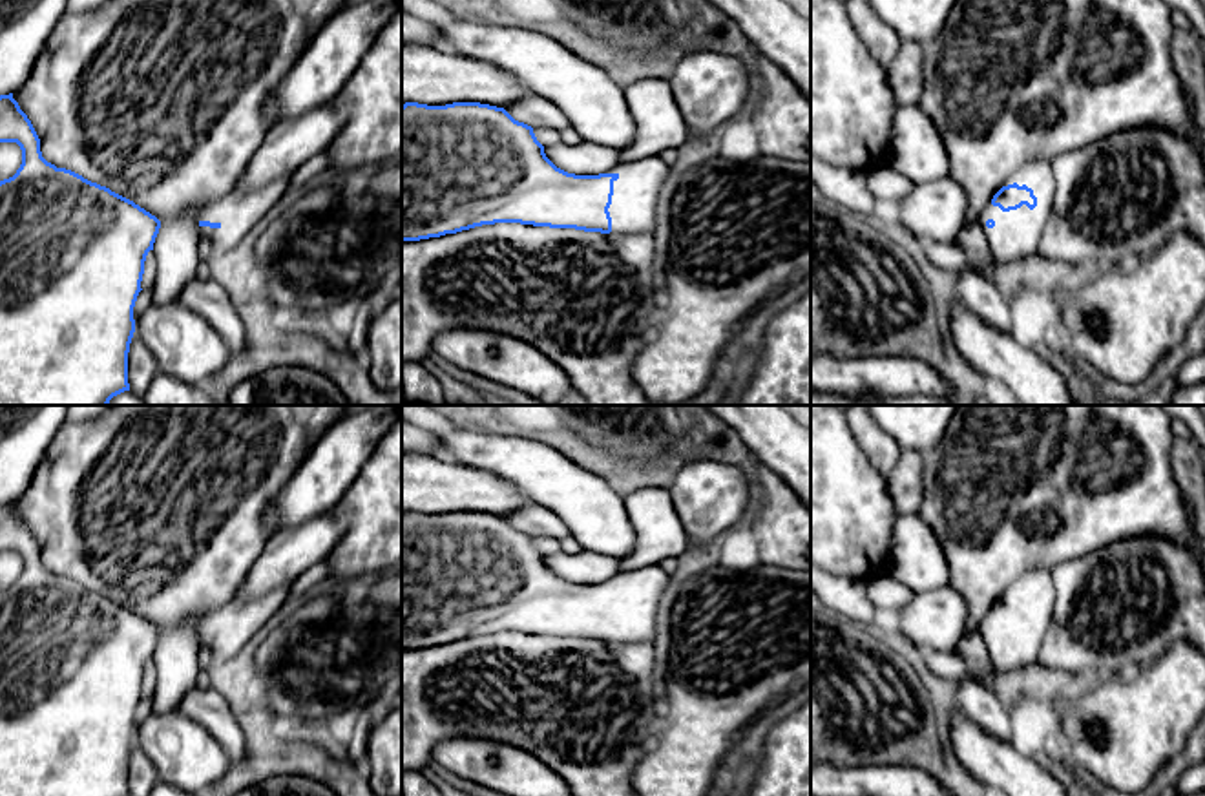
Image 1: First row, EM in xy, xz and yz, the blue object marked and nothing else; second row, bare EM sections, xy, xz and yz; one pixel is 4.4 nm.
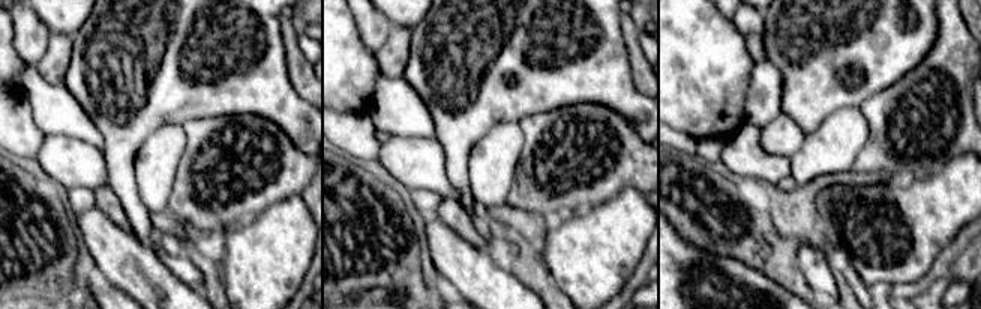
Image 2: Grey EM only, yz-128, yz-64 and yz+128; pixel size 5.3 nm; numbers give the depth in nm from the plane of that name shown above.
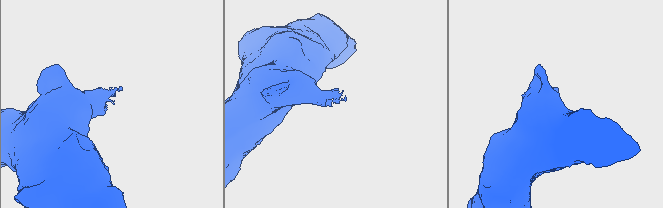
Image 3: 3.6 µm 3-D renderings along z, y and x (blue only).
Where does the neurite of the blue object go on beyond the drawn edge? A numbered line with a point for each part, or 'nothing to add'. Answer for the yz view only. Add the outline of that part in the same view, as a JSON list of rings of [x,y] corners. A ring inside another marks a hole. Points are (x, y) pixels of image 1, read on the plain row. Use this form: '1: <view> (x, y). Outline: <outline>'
1: yz (1017, 643). Outline: [[[1050,570],[1024,571],[1004,590],[1004,595],[1013,592],[1032,597],[1037,615],[1030,619],[1022,613],[1002,621],[990,610],[982,617],[979,634],[986,644],[990,666],[999,672],[1030,666],[1039,659],[1055,610],[1055,584]]]

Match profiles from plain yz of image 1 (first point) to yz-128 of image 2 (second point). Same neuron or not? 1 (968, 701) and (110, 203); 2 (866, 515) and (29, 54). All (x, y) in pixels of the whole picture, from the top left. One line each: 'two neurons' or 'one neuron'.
1: one neuron
2: two neurons

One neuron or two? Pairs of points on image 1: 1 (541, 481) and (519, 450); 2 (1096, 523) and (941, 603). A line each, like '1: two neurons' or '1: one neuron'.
1: one neuron
2: two neurons

